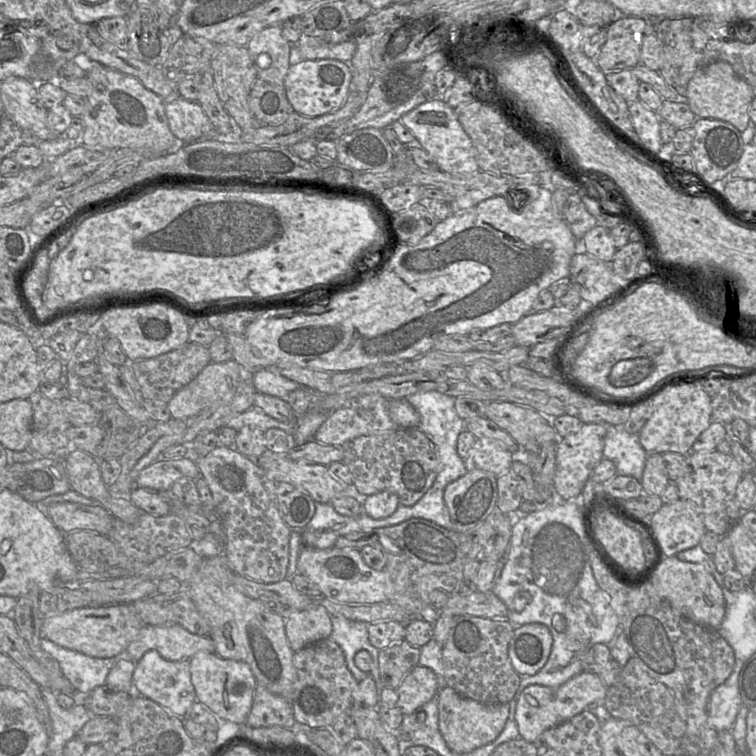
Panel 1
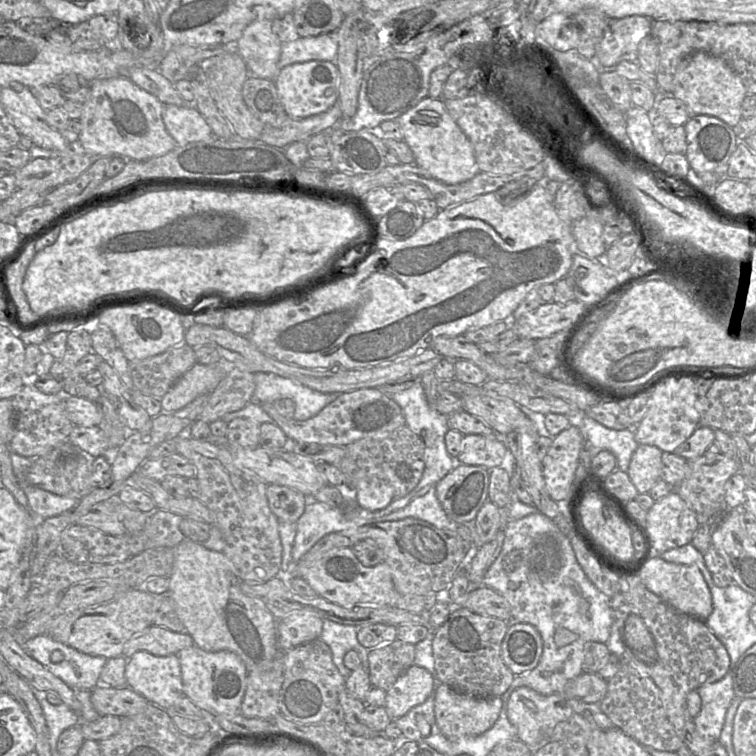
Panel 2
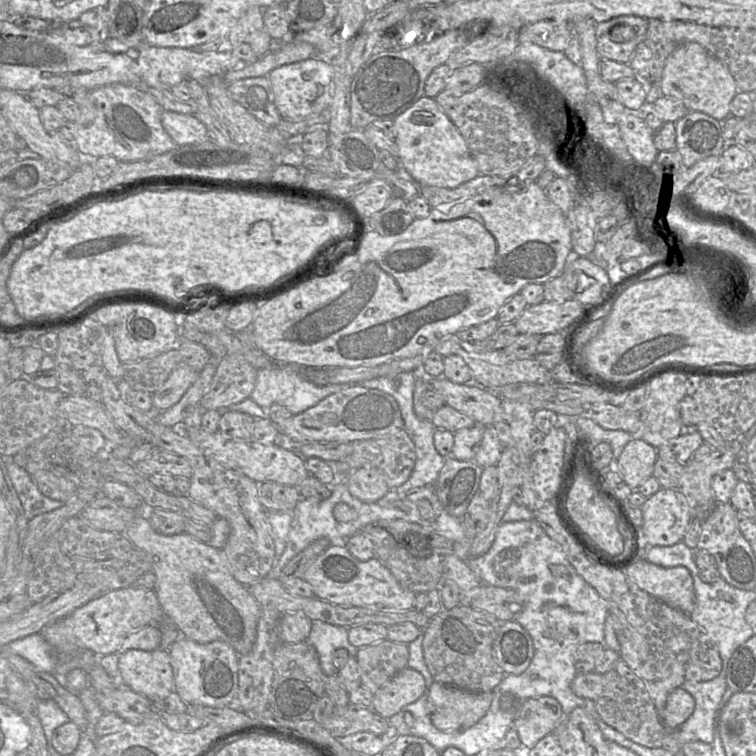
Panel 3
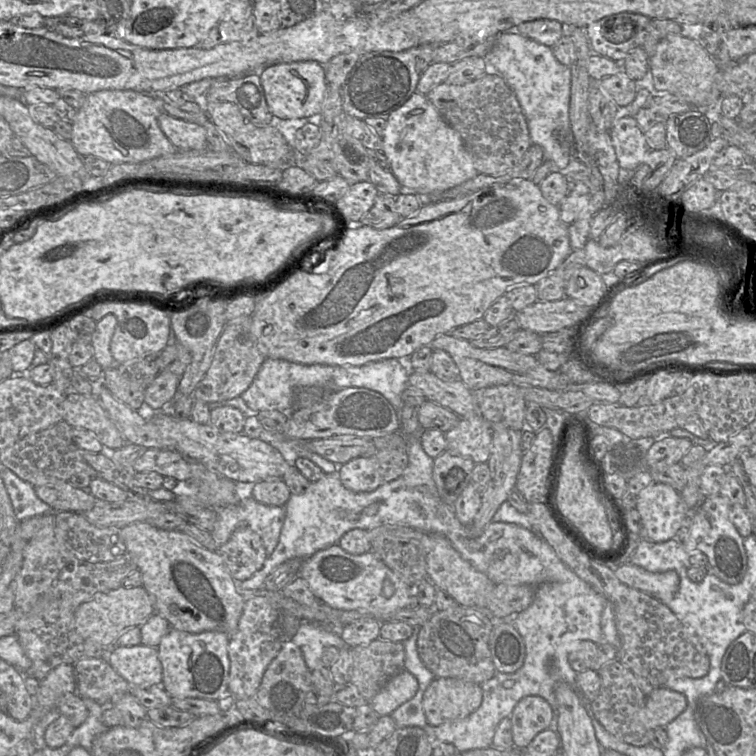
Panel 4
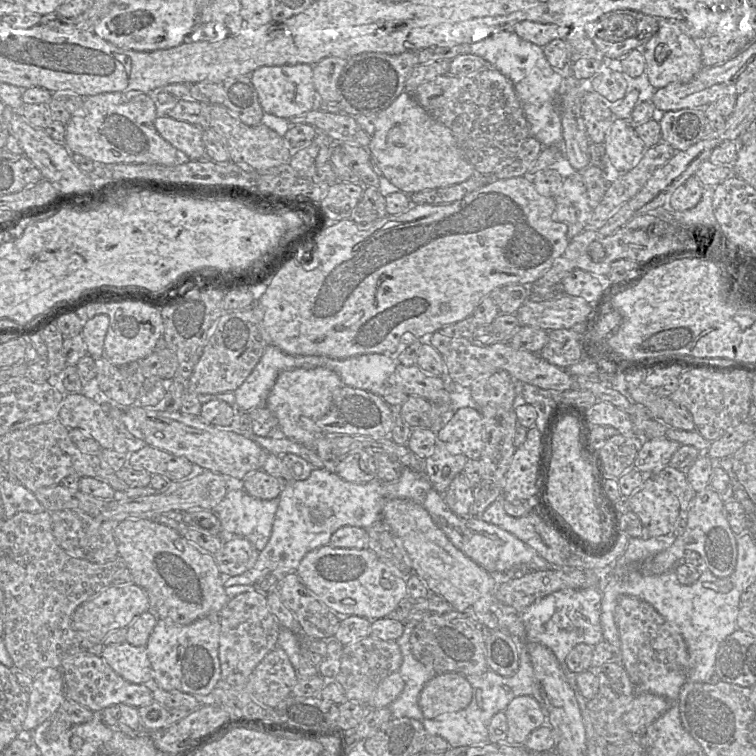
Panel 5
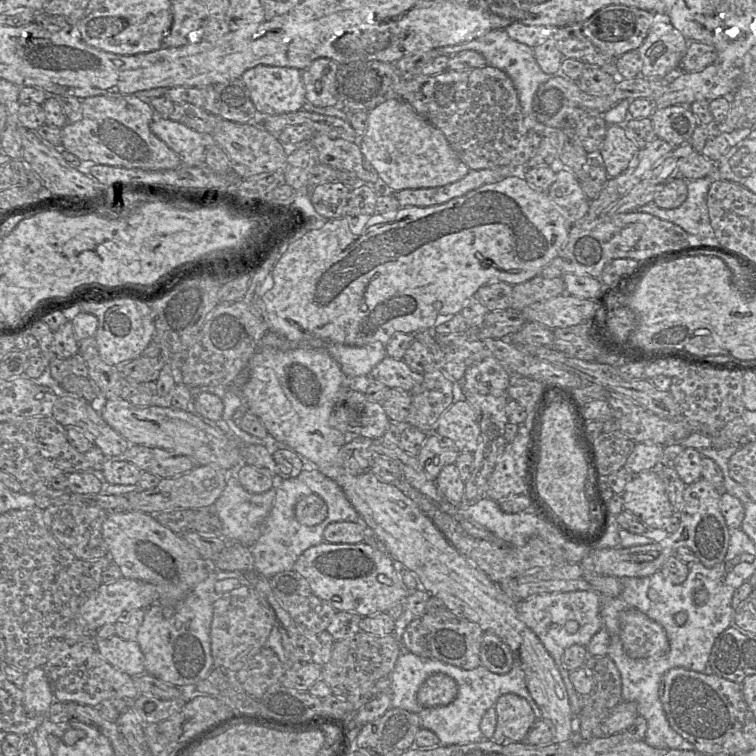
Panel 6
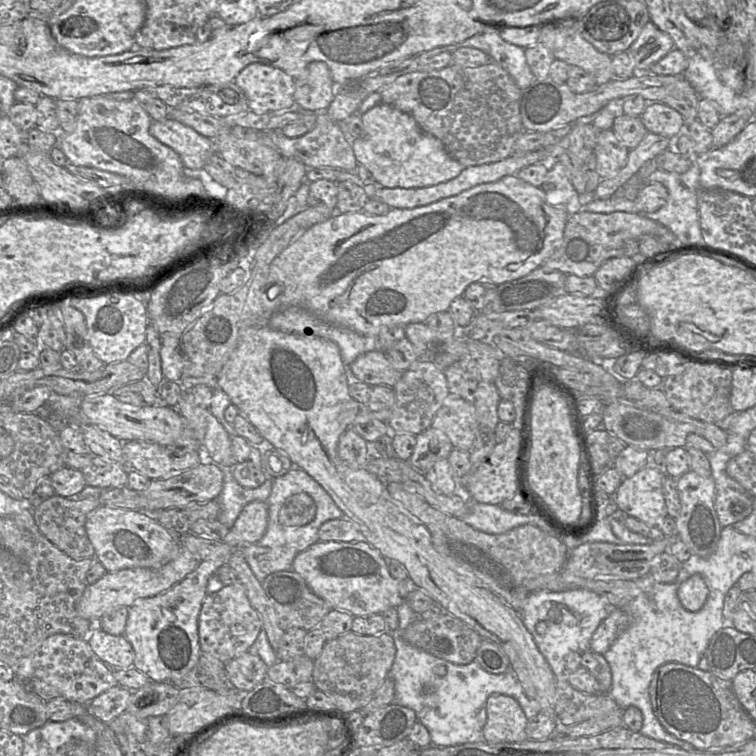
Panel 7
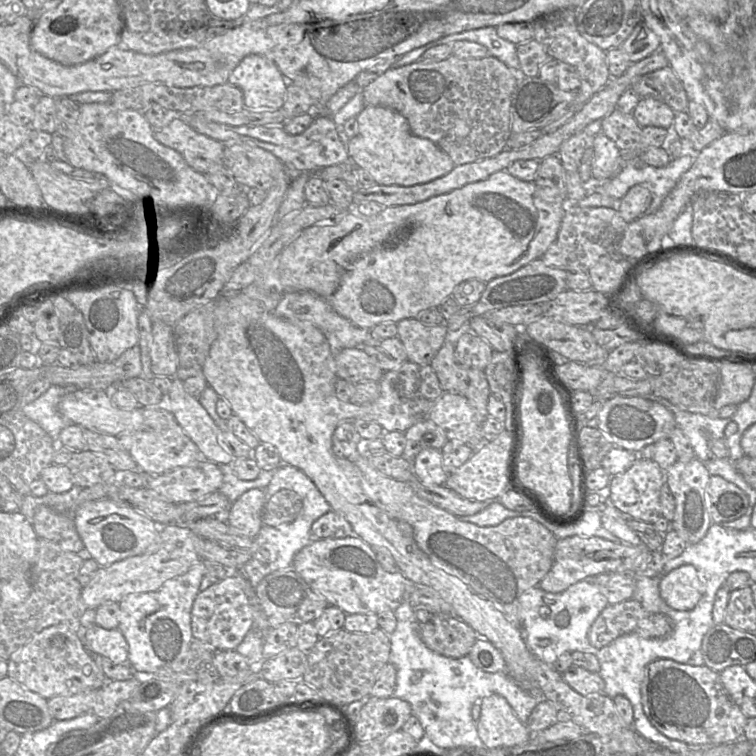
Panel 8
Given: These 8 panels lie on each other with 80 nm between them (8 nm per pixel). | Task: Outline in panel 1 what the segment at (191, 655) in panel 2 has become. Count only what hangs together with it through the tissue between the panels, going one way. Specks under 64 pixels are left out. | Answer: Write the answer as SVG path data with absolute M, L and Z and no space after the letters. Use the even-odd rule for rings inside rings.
M199 651L189 659L191 682L198 702L208 707L220 719L245 724L250 713L254 691L258 684L249 665L224 659L214 652Z

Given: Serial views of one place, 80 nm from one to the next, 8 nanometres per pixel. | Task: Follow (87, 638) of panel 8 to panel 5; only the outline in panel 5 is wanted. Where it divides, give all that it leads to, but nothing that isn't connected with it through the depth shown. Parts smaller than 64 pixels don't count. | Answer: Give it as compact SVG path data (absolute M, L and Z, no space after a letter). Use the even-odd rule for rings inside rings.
M127 642L106 645L102 658L122 678L134 684L146 684L153 680L153 672L145 646L132 646Z

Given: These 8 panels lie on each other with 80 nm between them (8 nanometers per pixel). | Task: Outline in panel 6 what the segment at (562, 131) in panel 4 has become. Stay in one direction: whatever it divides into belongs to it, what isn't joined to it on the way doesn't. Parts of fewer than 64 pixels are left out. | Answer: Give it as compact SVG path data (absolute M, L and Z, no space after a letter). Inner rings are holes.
M494 30L487 34L478 37L470 42L447 46L435 49L440 56L452 56L458 52L471 50L476 51L484 56L489 66L495 67L512 80L513 85L517 91L518 99L523 111L525 126L528 131L533 131L539 134L541 137L547 136L552 130L558 128L550 128L540 122L538 122L532 113L532 101L533 96L538 87L547 81L550 76L542 71L538 63L535 60L533 48L513 40L505 30Z

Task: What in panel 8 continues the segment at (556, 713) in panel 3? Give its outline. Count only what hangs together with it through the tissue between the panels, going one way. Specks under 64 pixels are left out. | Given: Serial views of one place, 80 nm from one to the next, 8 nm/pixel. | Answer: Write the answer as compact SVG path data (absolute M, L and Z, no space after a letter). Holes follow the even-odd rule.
M497 694L481 699L476 726L487 748L512 747L531 739L526 724L518 719L508 701Z

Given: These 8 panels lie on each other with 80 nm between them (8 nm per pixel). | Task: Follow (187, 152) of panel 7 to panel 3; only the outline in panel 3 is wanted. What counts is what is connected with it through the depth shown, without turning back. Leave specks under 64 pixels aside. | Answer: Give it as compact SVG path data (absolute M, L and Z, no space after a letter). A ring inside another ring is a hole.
M163 111L161 122L177 146L198 144L208 140L206 127L194 115Z

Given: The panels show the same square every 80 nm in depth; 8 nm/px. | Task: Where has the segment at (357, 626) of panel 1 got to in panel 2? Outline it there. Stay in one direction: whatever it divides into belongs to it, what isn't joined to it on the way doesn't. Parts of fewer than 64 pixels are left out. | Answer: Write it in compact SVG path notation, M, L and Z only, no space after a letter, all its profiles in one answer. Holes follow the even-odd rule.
M324 619L322 632L319 636L319 639L331 648L333 662L345 678L348 678L352 671L343 662L345 654L350 650L358 652L364 668L369 672L368 654L370 649L358 641L358 629L357 626Z

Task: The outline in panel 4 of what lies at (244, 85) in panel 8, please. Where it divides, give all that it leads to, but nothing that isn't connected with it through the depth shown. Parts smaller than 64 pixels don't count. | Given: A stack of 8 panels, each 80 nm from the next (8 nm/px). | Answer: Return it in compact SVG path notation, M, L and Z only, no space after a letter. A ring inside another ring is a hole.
M316 61L275 63L259 74L267 105L274 116L282 119L316 119L328 88L325 66Z

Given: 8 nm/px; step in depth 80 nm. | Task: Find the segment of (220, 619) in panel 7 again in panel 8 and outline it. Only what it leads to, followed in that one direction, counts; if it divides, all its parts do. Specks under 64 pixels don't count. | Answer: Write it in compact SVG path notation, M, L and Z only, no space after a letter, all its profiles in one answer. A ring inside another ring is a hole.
M238 571L200 591L191 609L192 636L201 641L211 652L235 650L254 628L251 605L253 592L254 587Z

